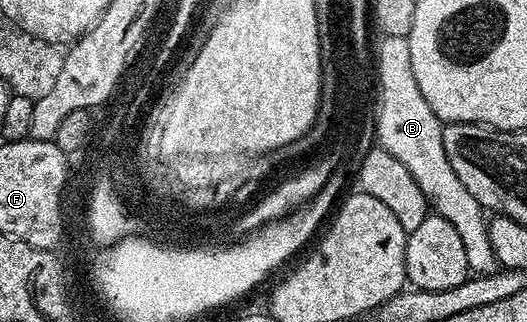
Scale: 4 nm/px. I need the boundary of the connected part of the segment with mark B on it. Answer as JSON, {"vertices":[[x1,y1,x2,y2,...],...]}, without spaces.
{"vertices":[[384,36,376,44,377,61,379,65,378,85,381,89,381,101,378,104,375,139,378,146,391,153,396,160,402,161,407,171,415,178,425,196,428,197,430,208,451,221,451,225,459,232,462,238,463,249,466,250,467,261,470,270,474,274,492,274,496,270,497,262,494,257,494,250,491,249,490,237,488,232,488,222,484,208,481,203,475,200,468,192,463,181,459,180,455,171,451,169,451,163,447,160,447,153,444,152,442,129,443,124,437,114,427,104,423,97,423,89,419,89,419,81,415,81,415,69,411,69,411,49,409,40,406,37]]}

